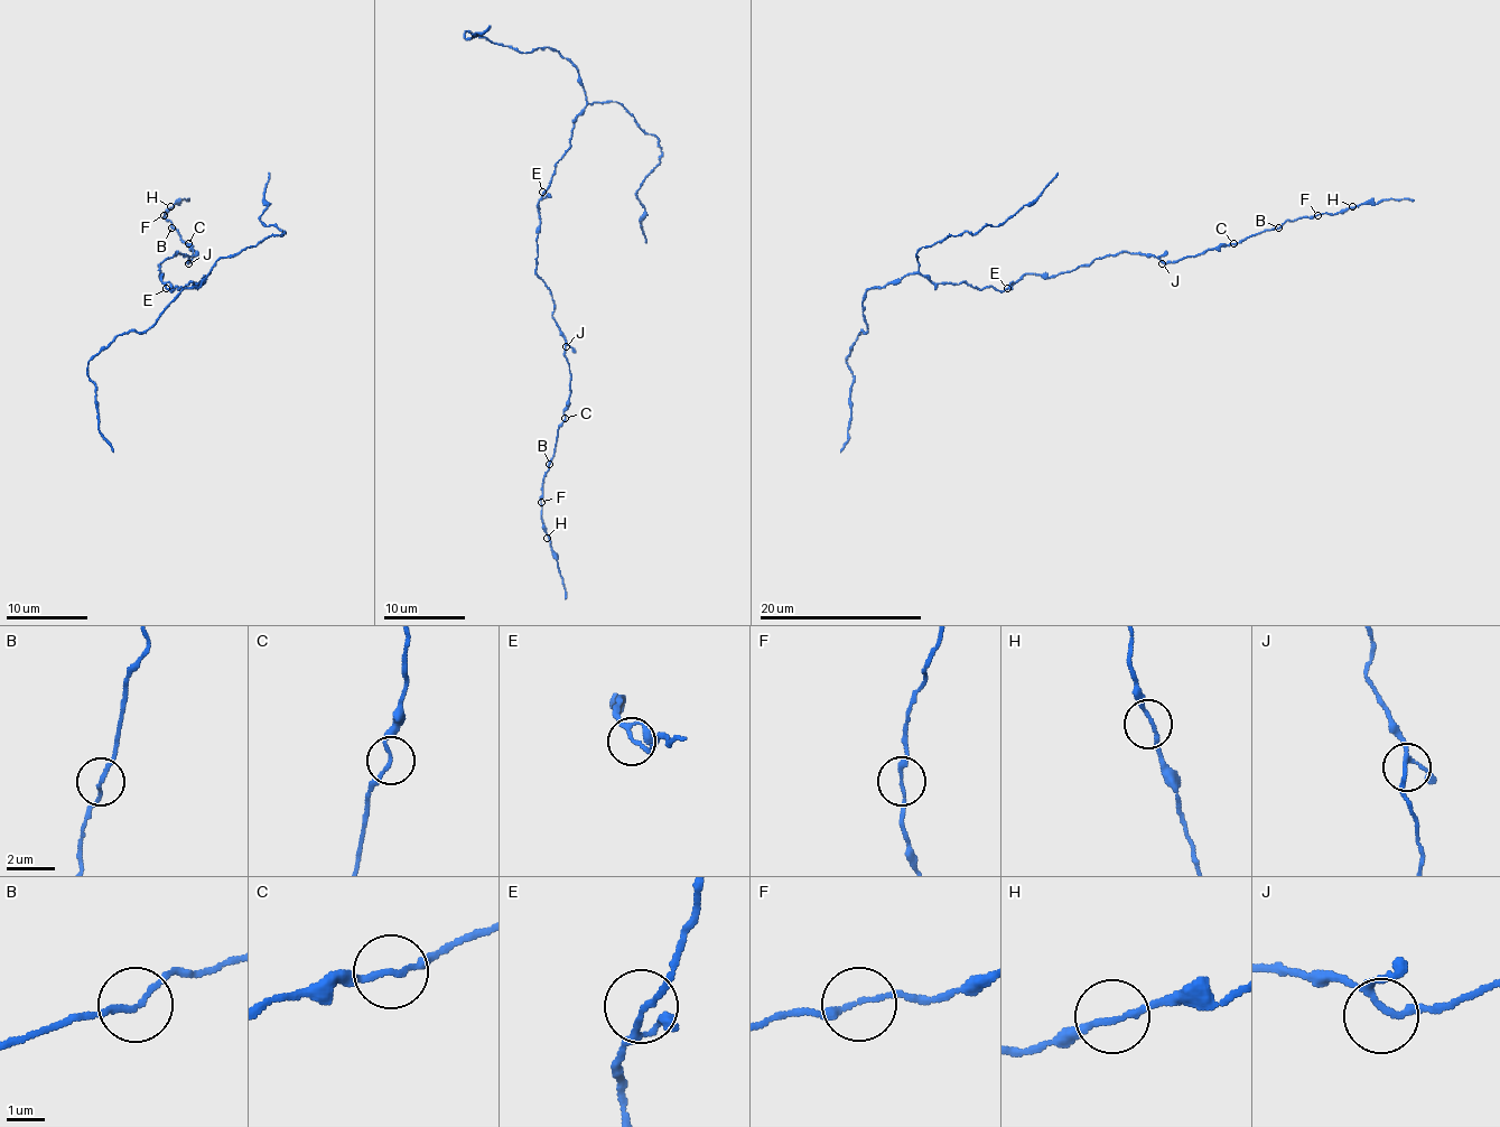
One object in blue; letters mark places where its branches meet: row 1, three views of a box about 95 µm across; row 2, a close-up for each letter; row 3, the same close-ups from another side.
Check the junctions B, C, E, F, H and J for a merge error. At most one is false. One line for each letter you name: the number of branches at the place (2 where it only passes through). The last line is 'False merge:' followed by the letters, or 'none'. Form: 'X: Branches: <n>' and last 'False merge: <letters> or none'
False merge: none

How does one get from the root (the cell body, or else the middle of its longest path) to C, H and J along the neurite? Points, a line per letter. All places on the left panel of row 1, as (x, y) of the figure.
C: (162, 273), (160, 276), (158, 266), (176, 251), (185, 253), (188, 263), (193, 258), (188, 243)
H: (162, 273), (158, 266), (176, 251), (185, 253), (188, 263), (193, 258), (188, 243), (165, 216), (170, 206)
J: (162, 273), (160, 276), (158, 266), (176, 251), (185, 253), (188, 263)

